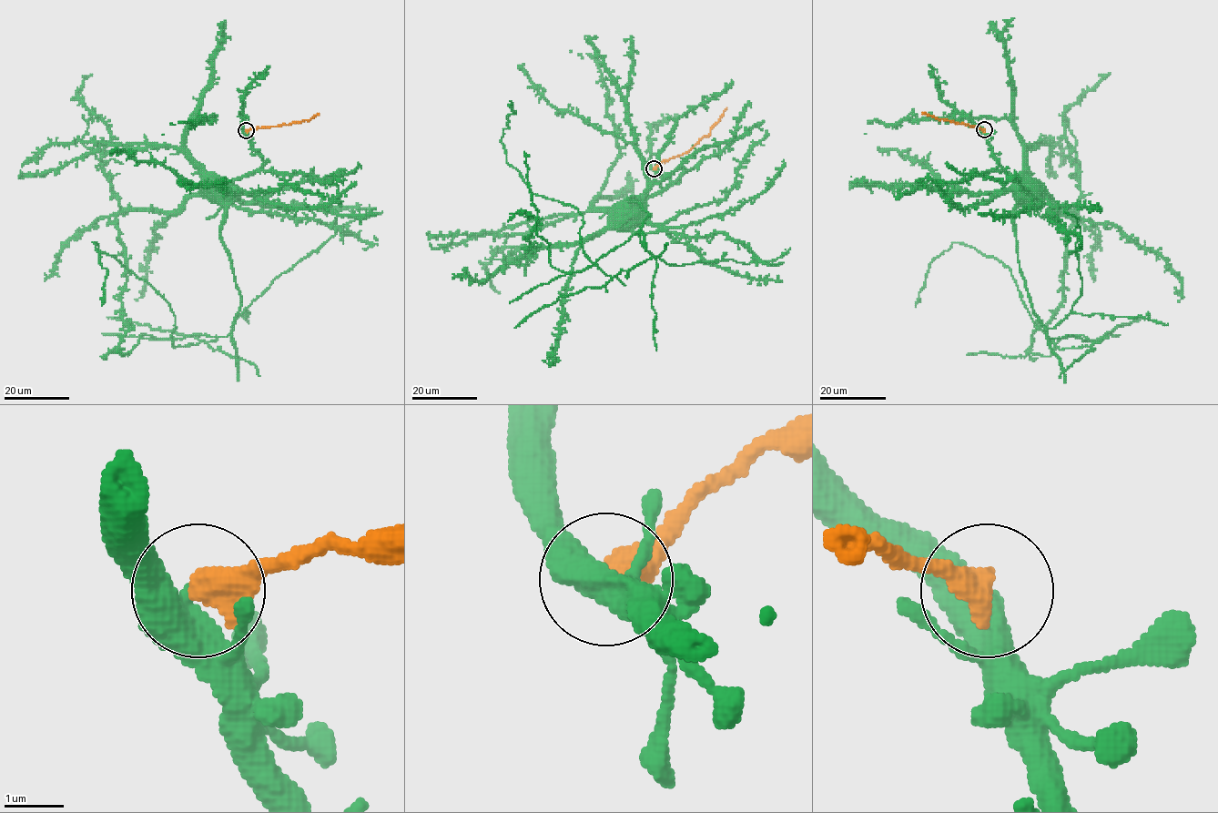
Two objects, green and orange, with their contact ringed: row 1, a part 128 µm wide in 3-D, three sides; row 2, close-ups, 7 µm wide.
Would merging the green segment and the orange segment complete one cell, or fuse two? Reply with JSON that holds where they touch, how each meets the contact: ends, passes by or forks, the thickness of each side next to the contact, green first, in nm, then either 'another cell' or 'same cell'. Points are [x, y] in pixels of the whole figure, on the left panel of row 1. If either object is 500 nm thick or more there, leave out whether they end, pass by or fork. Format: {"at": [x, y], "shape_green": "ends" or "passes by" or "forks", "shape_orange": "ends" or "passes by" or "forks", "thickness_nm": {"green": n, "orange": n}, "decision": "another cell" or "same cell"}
{"at": [246, 130], "thickness_nm": {"green": 440, "orange": 550}, "decision": "another cell"}

